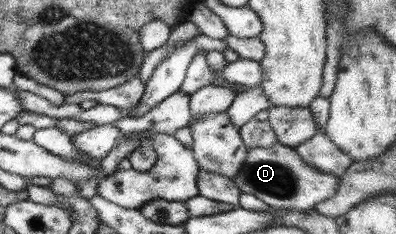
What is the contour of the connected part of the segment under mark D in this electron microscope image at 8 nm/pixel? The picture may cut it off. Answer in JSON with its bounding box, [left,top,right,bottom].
[231,143,338,211]

